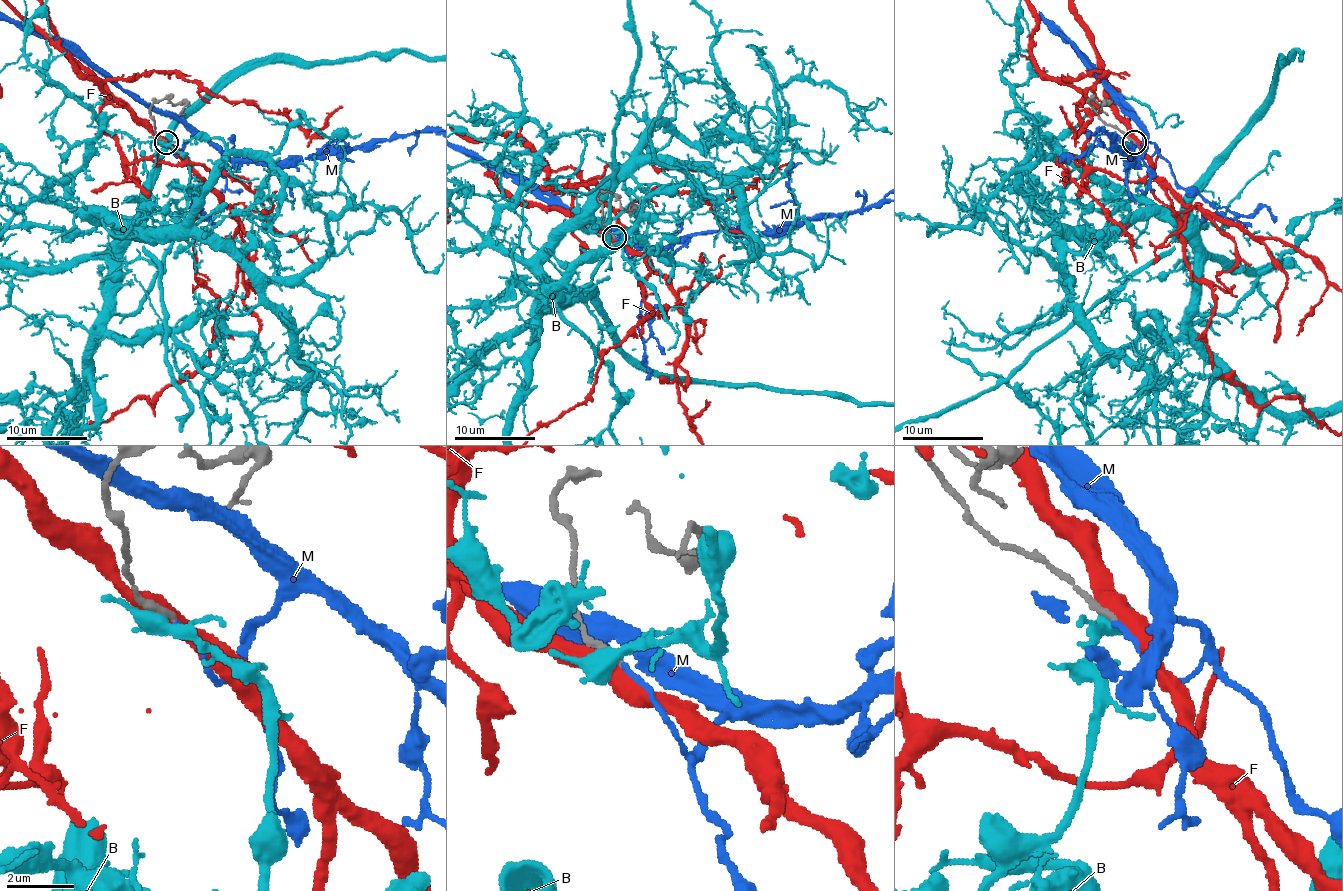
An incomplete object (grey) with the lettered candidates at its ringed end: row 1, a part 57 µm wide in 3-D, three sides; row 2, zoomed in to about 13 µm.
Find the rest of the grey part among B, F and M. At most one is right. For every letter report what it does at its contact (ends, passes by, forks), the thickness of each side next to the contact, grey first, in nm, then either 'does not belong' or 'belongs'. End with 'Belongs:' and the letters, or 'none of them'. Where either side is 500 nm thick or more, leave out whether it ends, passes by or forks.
B: it forks there; 220 nm thick on the grey side, 400 nm on the other; does not belong
F: it passes by; 240 nm thick on the grey side, 480 nm on the other; does not belong
M: it ends there; 170 nm thick on the grey side, 170 nm on the other; belongs
Belongs: M

